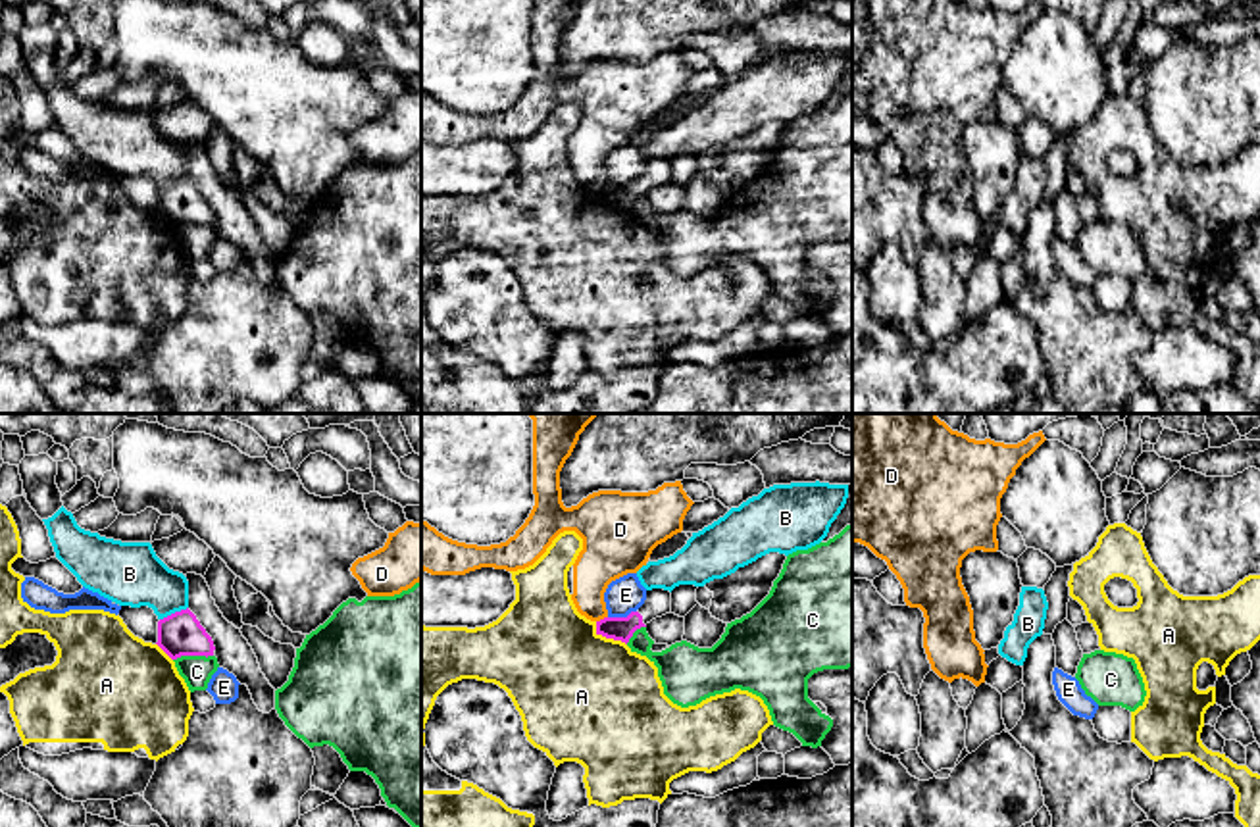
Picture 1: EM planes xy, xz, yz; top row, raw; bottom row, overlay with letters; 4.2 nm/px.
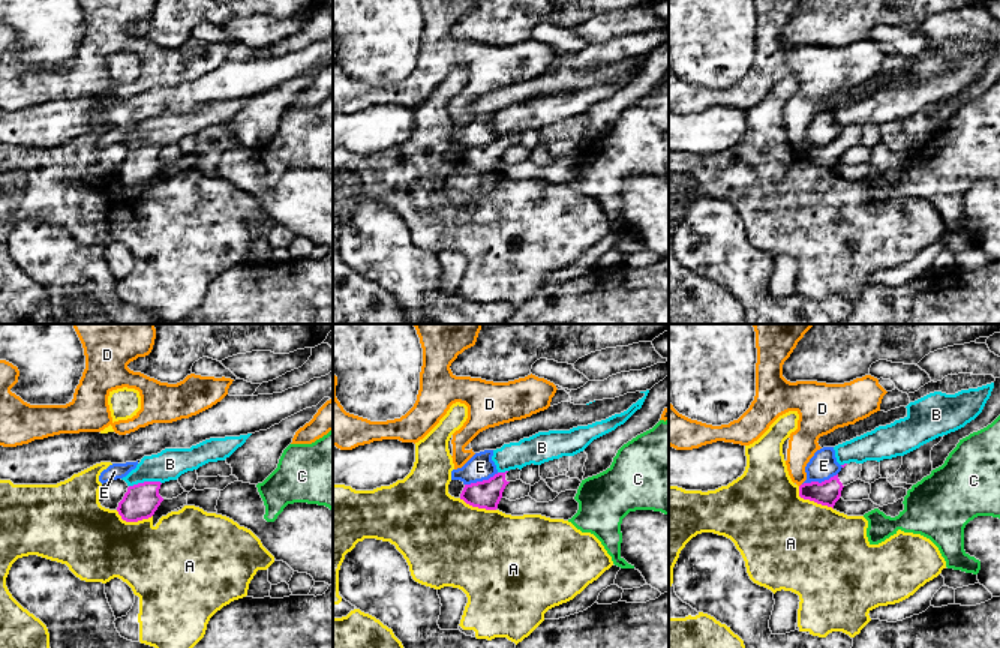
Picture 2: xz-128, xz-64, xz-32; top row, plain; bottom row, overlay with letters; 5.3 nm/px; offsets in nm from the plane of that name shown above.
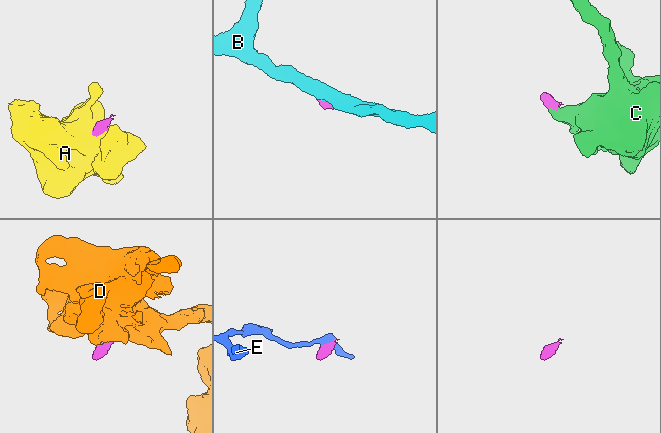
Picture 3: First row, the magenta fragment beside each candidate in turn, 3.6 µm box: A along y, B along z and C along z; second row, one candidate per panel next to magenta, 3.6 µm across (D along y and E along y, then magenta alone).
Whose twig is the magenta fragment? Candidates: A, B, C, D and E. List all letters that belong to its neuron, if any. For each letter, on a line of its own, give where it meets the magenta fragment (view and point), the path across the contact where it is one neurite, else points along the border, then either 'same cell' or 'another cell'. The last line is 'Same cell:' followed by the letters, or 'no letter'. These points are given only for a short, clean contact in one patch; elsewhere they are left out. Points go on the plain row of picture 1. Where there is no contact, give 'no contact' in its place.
A: xz (606, 206) | along xz (595, 191), (599, 202), (620, 208), (626, 214) | another cell
B: xy (176, 181) | along xy (187, 175), (160, 189) | another cell
C: xy (193, 224) | along xy (212, 224), (177, 225), (174, 229) | another cell
D: xz (601, 189) | along xz (606, 185), (597, 191) | another cell
E: xz (622, 187) | along xz (635, 179), (626, 185), (608, 187) | another cell
Same cell: no letter

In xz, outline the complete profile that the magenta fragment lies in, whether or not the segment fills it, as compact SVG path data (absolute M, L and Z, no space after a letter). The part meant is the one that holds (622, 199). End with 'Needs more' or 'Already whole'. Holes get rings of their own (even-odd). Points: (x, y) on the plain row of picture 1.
M664 158L646 160L644 173L627 187L604 187L596 190L596 204L629 212L633 202L646 196L652 188L671 183L671 162Z. Needs more

